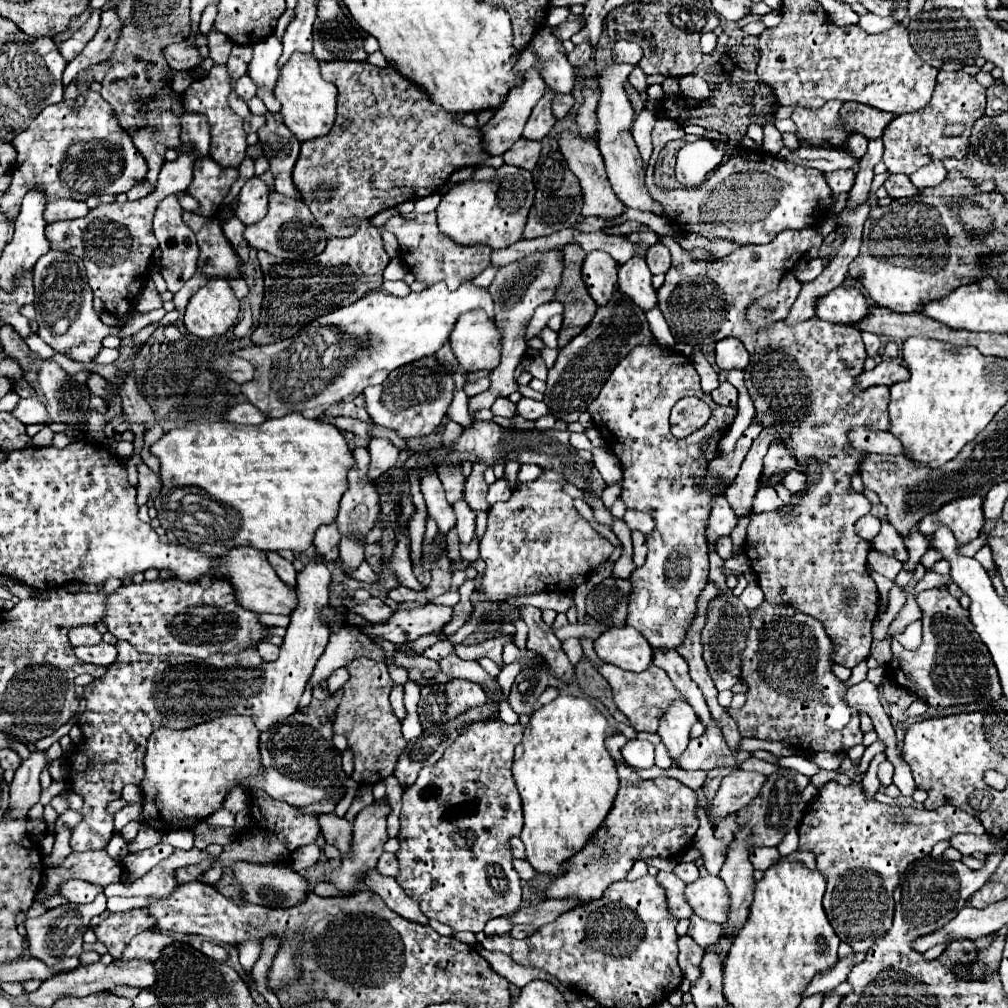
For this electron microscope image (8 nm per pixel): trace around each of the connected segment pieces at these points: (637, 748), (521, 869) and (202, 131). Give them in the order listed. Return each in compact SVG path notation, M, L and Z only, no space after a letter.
M632 739L622 749L622 757L628 765L638 769L648 769L654 765L654 745L650 741Z
M514 859L512 865L514 865L514 869L518 871L520 879L524 879L524 881L530 881L530 879L536 875L536 871L532 869L532 865L530 865L528 861L524 861L524 859Z
M182 113L182 141L190 141L198 157L206 157L210 149L210 125L200 113Z

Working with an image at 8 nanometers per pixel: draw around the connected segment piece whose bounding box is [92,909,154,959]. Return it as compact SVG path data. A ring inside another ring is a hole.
M132 909L126 913L110 913L110 917L92 927L92 931L96 935L96 941L106 945L108 953L114 959L120 959L130 939L152 927L154 919L146 913L146 909Z

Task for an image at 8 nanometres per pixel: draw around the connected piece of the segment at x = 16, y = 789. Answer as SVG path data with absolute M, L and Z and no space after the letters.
M44 751L30 753L30 759L24 759L16 769L14 781L10 783L10 817L26 817L30 809L40 801L40 773L46 765Z

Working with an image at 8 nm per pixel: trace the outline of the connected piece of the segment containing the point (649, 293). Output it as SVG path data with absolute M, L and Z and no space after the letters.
M640 257L630 259L628 263L620 265L618 271L618 289L626 293L642 311L656 307L656 291L652 287L652 273Z

